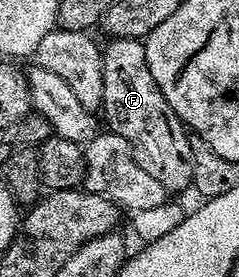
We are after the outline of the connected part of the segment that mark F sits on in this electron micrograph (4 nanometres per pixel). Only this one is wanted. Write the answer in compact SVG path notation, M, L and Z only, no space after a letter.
M111 38L108 41L108 46L105 45L101 50L101 76L103 77L103 105L101 107L101 114L104 114L107 117L107 122L109 125L110 133L116 134L117 136L125 136L125 140L129 140L129 144L131 145L131 151L133 152L133 160L137 160L137 164L141 164L141 168L145 168L145 172L149 172L149 176L153 176L153 180L157 180L157 184L161 184L164 188L167 189L168 192L175 192L175 190L183 190L188 189L191 186L191 177L193 176L193 152L191 151L191 138L189 137L188 131L185 129L183 121L175 115L173 112L173 108L169 108L169 104L165 100L165 96L161 96L161 88L157 88L157 84L153 80L153 72L149 72L149 64L145 60L145 48L143 47L143 42L138 38Z

